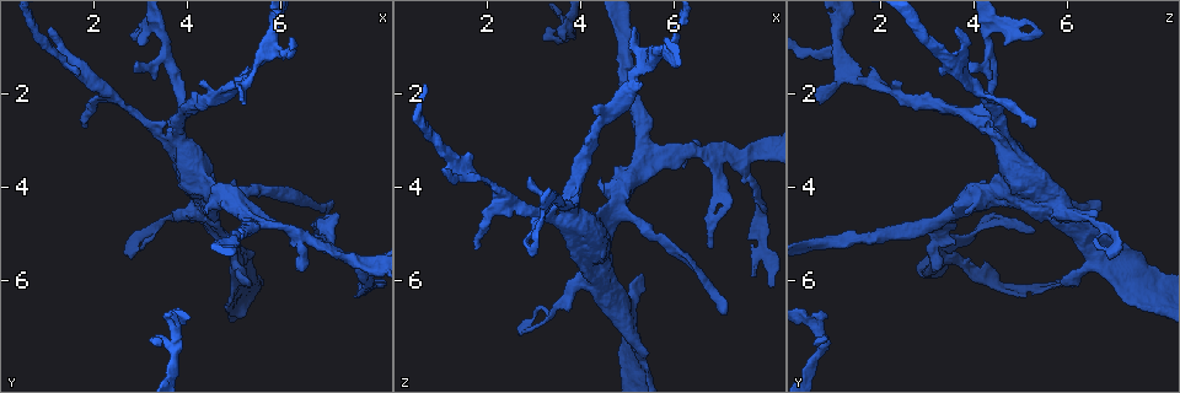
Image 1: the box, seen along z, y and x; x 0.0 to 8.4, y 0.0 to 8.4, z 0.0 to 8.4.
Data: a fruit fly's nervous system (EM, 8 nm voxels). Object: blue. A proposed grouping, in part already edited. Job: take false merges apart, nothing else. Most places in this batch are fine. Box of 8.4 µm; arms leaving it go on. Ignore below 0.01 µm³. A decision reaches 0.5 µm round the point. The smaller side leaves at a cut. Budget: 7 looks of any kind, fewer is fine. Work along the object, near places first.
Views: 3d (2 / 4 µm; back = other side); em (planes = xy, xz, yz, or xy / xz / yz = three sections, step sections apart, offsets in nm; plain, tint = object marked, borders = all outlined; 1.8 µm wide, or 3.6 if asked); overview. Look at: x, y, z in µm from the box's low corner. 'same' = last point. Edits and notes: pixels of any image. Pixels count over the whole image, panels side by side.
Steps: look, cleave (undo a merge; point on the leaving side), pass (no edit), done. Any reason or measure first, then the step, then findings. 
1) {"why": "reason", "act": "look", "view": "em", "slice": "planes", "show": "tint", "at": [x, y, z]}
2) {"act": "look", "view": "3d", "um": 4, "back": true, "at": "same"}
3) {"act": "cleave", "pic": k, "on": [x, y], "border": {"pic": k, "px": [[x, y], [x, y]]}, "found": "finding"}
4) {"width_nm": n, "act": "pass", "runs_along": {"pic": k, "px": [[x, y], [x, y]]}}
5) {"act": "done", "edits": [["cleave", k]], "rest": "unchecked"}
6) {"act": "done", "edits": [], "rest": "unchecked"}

{"why": "abrupt turn", "act": "look", "view": "3d", "um": 4, "at": [2.50, 2.15, 4.25]}

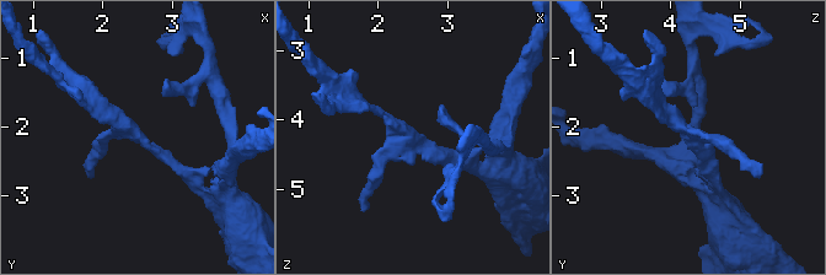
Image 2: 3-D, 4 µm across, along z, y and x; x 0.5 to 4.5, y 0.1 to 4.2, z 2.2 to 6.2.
{"why": "now the EM", "act": "look", "view": "em", "slice": "planes", "show": "tint", "at": [2.45, 2.05, 4.25]}

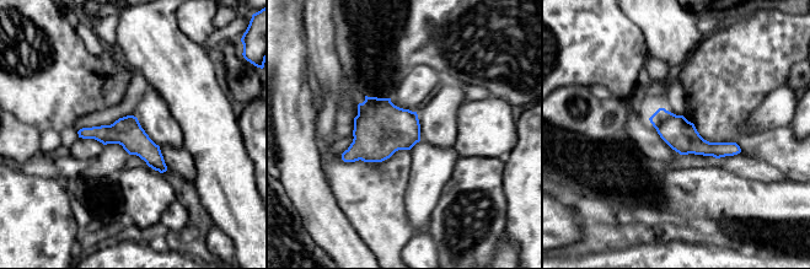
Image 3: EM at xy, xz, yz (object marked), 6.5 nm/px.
{"act": "pass", "runs_along": {"pic": 3, "px": [[653, 119], [699, 146], [736, 150]]}, "found": "all the same neuron"}

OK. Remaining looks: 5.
{"why": "a fork", "act": "look", "view": "3d", "um": 4, "at": [7.30, 5.45, 3.45]}

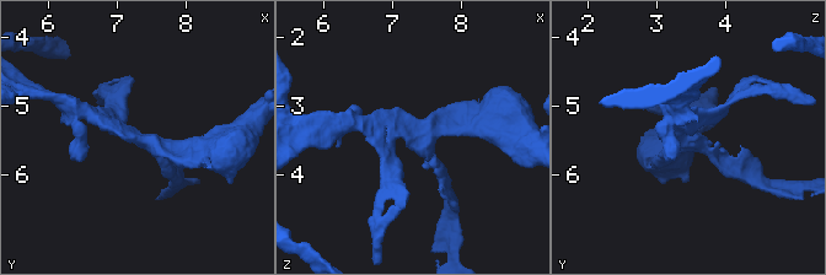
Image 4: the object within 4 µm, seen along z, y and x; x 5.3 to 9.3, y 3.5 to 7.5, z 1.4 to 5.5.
{"arms": 3, "act": "look", "view": "em", "slice": "xz", "step": 16, "show": "tint", "at": [7.30, 5.45, 3.45]}

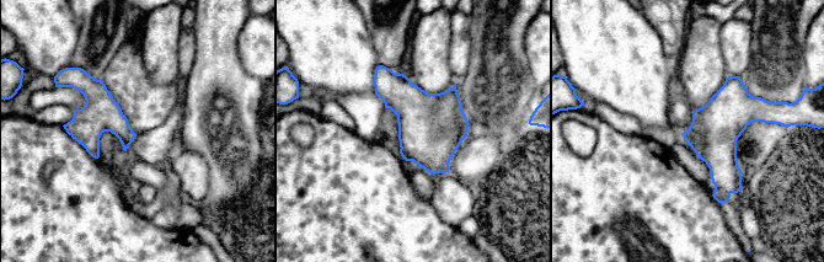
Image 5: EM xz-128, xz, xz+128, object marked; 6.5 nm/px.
{"width_nm": 110, "act": "pass", "found": "one neuron here"}

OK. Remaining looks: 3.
{"why": "a fork", "act": "look", "view": "em", "slice": "planes", "show": "tint", "at": [3.60, 7.30, 0.75]}

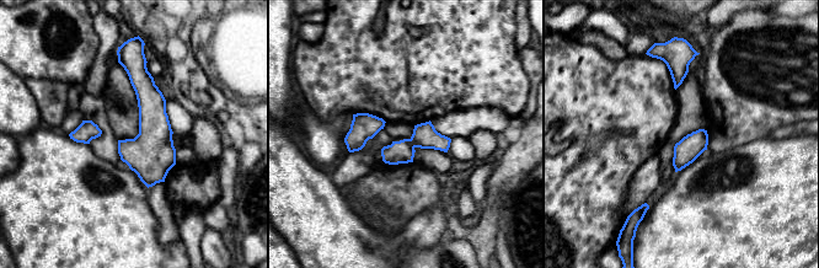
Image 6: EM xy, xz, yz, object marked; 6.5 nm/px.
{"act": "pass", "runs_along": {"pic": 6, "px": [[124, 63], [150, 98], [149, 183]]}, "found": "continuous, no second neuron"}

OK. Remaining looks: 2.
{"act": "done", "edits": [], "rest": "unchecked"}

